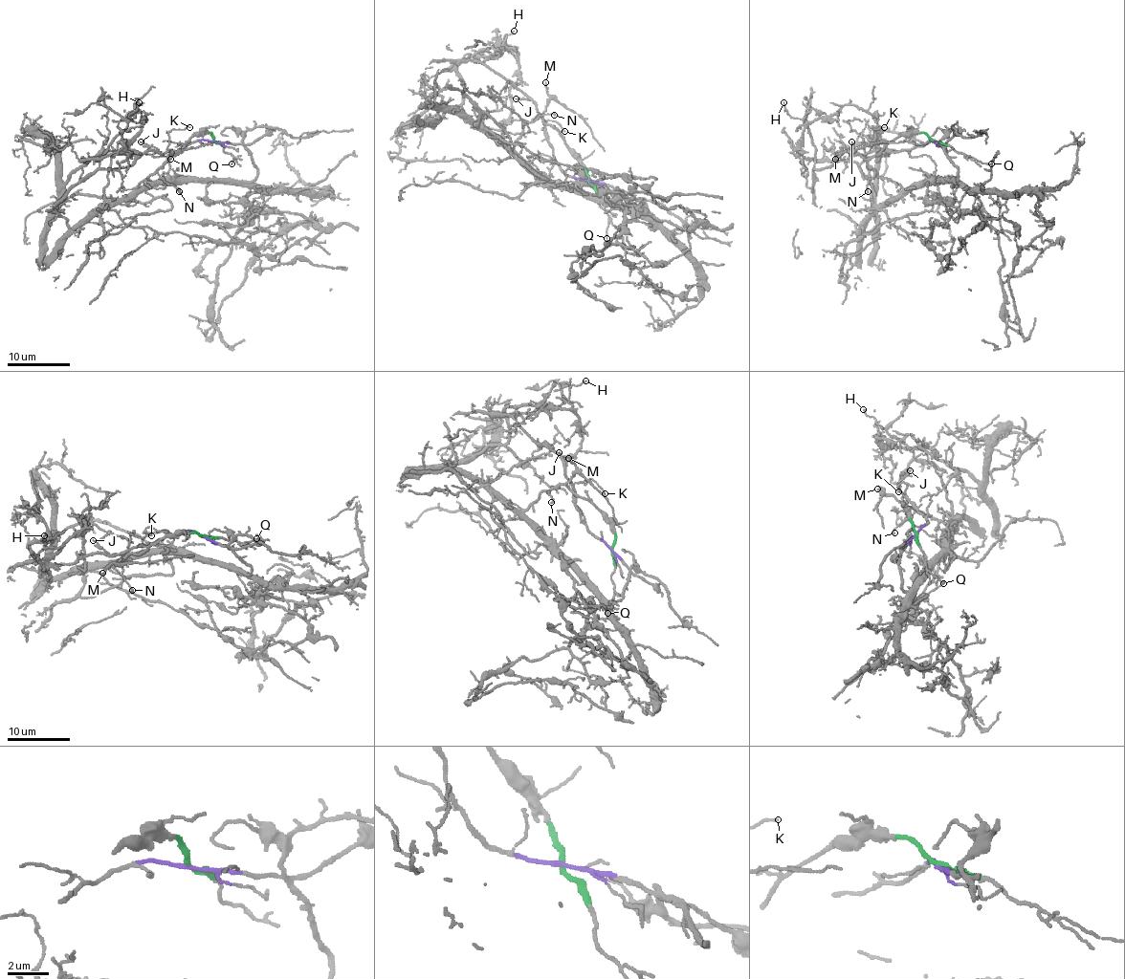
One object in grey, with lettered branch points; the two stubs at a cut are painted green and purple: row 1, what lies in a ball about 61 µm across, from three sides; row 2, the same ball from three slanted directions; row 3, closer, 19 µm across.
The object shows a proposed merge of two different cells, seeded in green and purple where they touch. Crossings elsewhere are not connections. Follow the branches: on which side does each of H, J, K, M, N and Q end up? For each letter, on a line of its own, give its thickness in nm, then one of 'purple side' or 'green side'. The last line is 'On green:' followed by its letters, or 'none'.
H: 130 nm thick; purple side
J: 100 nm thick; purple side
K: 110 nm thick; purple side
M: 90 nm thick; green side
N: 110 nm thick; green side
Q: 100 nm thick; green side
On green: M, N, Q

